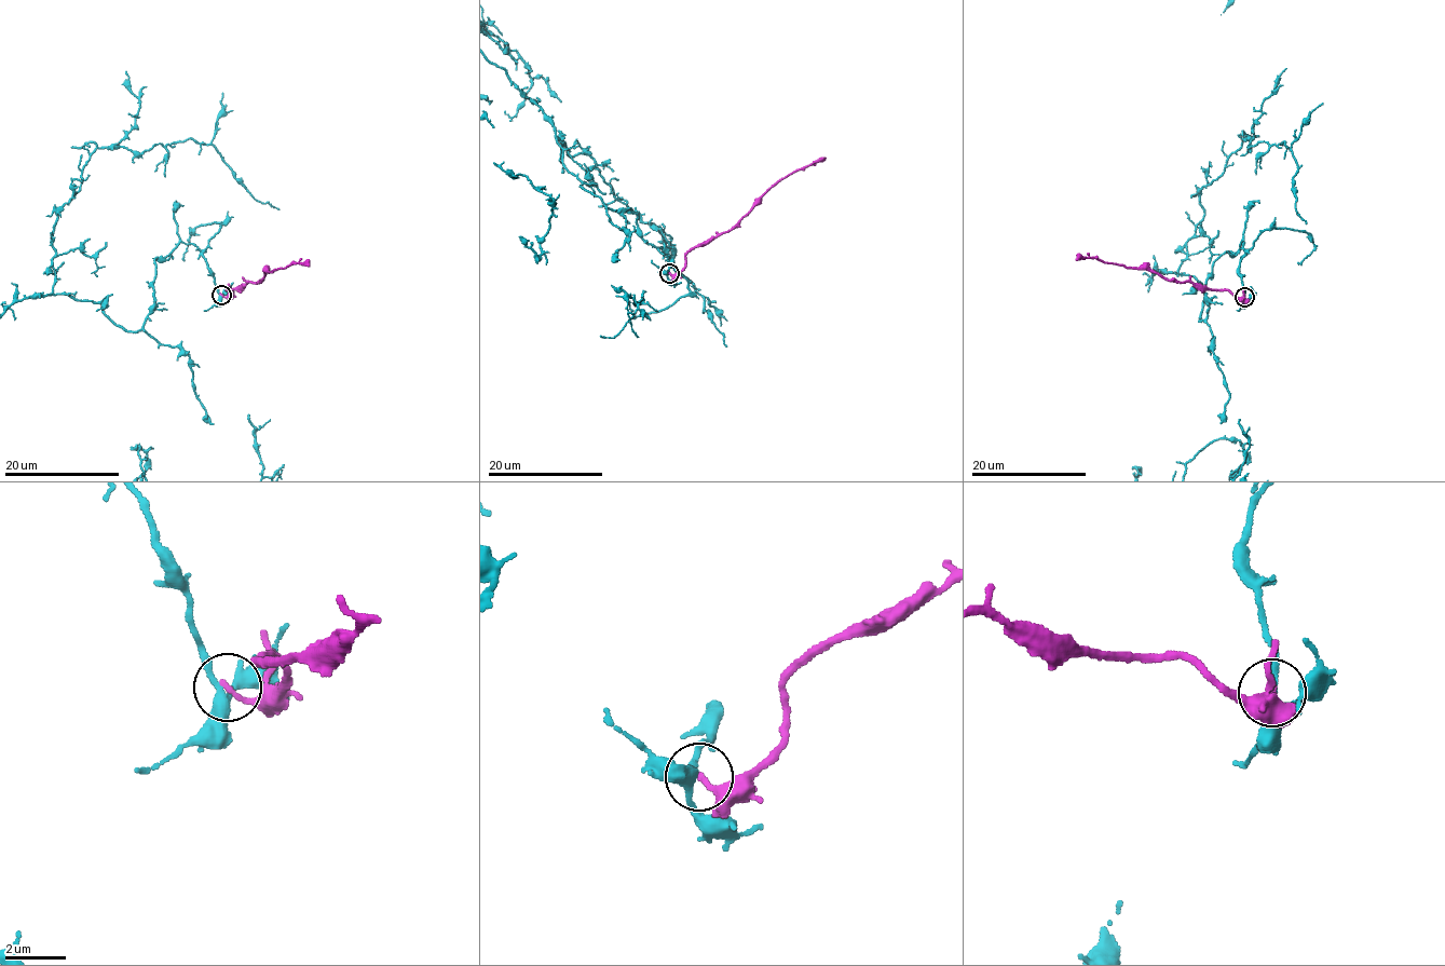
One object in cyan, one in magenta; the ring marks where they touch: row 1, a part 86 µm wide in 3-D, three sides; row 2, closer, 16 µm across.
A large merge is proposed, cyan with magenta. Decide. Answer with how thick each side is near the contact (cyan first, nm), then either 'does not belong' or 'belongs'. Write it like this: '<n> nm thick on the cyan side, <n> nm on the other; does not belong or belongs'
300 nm thick on the cyan side, 190 nm on the other; does not belong

